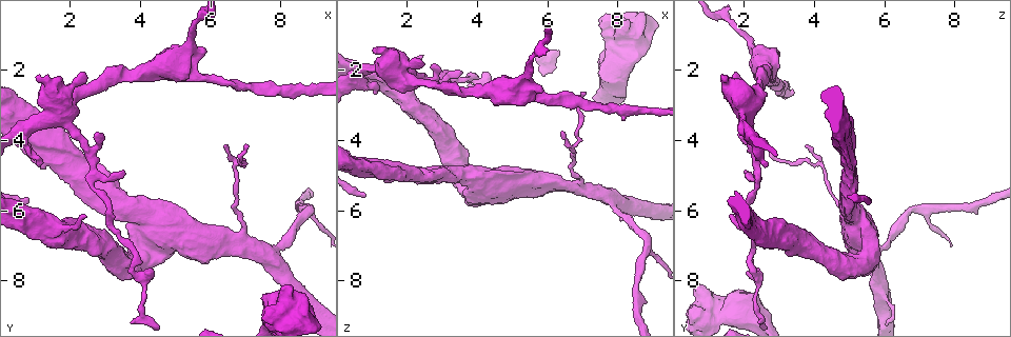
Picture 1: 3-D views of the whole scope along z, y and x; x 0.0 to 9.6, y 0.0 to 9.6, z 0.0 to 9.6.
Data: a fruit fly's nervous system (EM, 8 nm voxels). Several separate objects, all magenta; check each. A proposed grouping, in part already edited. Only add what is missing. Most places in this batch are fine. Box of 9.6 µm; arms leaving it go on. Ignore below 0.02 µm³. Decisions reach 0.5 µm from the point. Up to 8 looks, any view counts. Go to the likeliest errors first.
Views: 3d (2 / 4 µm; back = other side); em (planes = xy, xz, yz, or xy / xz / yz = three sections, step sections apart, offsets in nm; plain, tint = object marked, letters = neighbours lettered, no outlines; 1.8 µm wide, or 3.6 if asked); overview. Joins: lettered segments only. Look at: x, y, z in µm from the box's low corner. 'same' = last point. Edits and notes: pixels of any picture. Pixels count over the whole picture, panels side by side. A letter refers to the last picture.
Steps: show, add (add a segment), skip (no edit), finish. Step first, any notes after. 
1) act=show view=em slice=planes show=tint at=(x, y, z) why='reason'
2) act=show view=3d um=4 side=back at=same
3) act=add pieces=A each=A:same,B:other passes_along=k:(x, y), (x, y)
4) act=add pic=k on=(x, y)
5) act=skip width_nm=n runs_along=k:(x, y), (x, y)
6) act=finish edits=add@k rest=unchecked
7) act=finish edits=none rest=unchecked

act=show view=em um=3.6 slice=yz step=16 show=tint at=(8.00, 8.95, 0.85) why='sudden change in width'

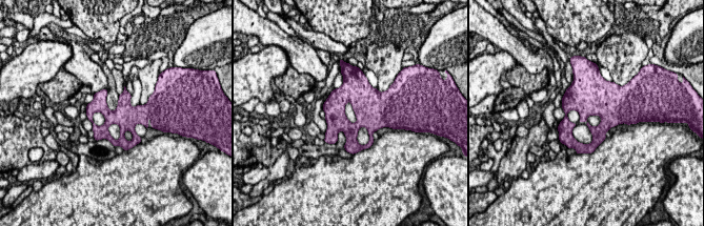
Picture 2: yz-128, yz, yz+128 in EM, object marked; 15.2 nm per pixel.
act=show view=em um=3.6 slice=planes show=tint at=same

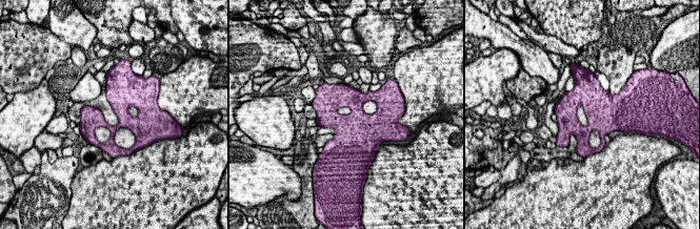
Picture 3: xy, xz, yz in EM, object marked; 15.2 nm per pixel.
act=show view=em um=3.6 slice=planes show=letters at=same why='see the neighbours'

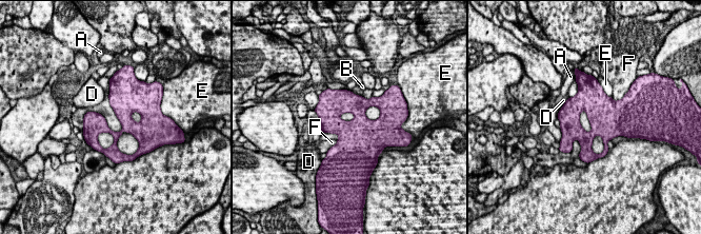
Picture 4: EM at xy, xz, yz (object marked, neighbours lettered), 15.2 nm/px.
act=skip each=A:other,B:other,D:other,E:other,F:other border=4:(323, 132), (336, 134), (339, 138) found='none of them fits'

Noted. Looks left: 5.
act=show view=3d um=4 at=(3.55, 4.90, 2.05) why='branch stops here'

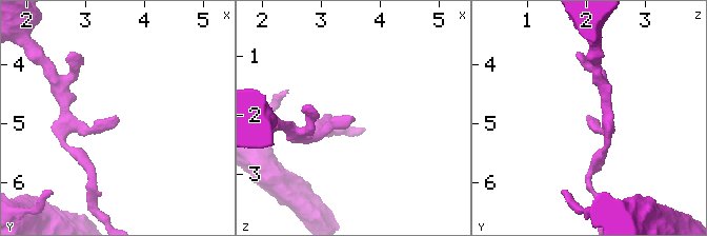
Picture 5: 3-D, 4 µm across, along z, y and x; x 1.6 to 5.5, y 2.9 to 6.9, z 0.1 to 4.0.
act=show view=em slice=xy step=8 show=tint at=(3.50, 4.90, 2.05) why='now the EM'

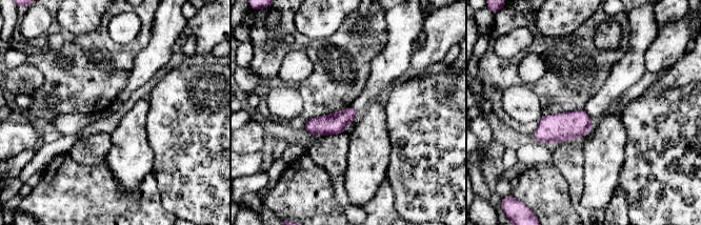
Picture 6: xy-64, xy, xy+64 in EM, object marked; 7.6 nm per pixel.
act=show view=em slice=planes show=letters at=same why='cut it another way'

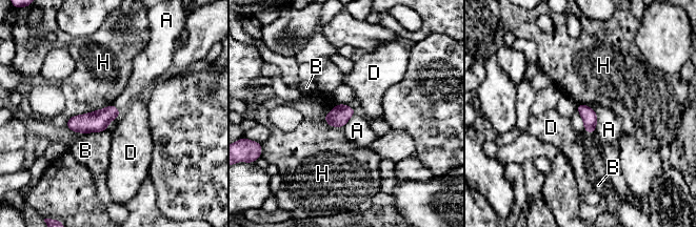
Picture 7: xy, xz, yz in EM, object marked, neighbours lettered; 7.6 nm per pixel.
act=skip each=A:other,B:other,D:other,H:other found='no lettered segment goes on from it'

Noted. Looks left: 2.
act=show view=3d um=4 at=(5.80, 1.30, 2.65) why='thick end'

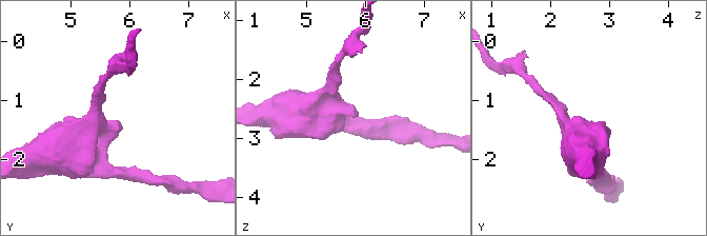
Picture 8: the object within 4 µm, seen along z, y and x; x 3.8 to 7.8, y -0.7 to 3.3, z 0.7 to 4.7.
act=show view=em slice=planes show=letters at=(5.85, 1.35, 2.60) why='shape alone is not enough'

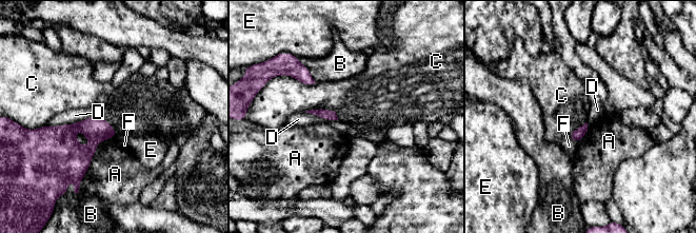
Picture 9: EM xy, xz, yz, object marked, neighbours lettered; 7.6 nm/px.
act=skip each=A:other,B:other,C:other,D:other,E:other,F:other border=9:(304, 112), (327, 109), (338, 119) found='none of them fits'

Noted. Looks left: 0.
act=finish edits=none rest=unchecked

